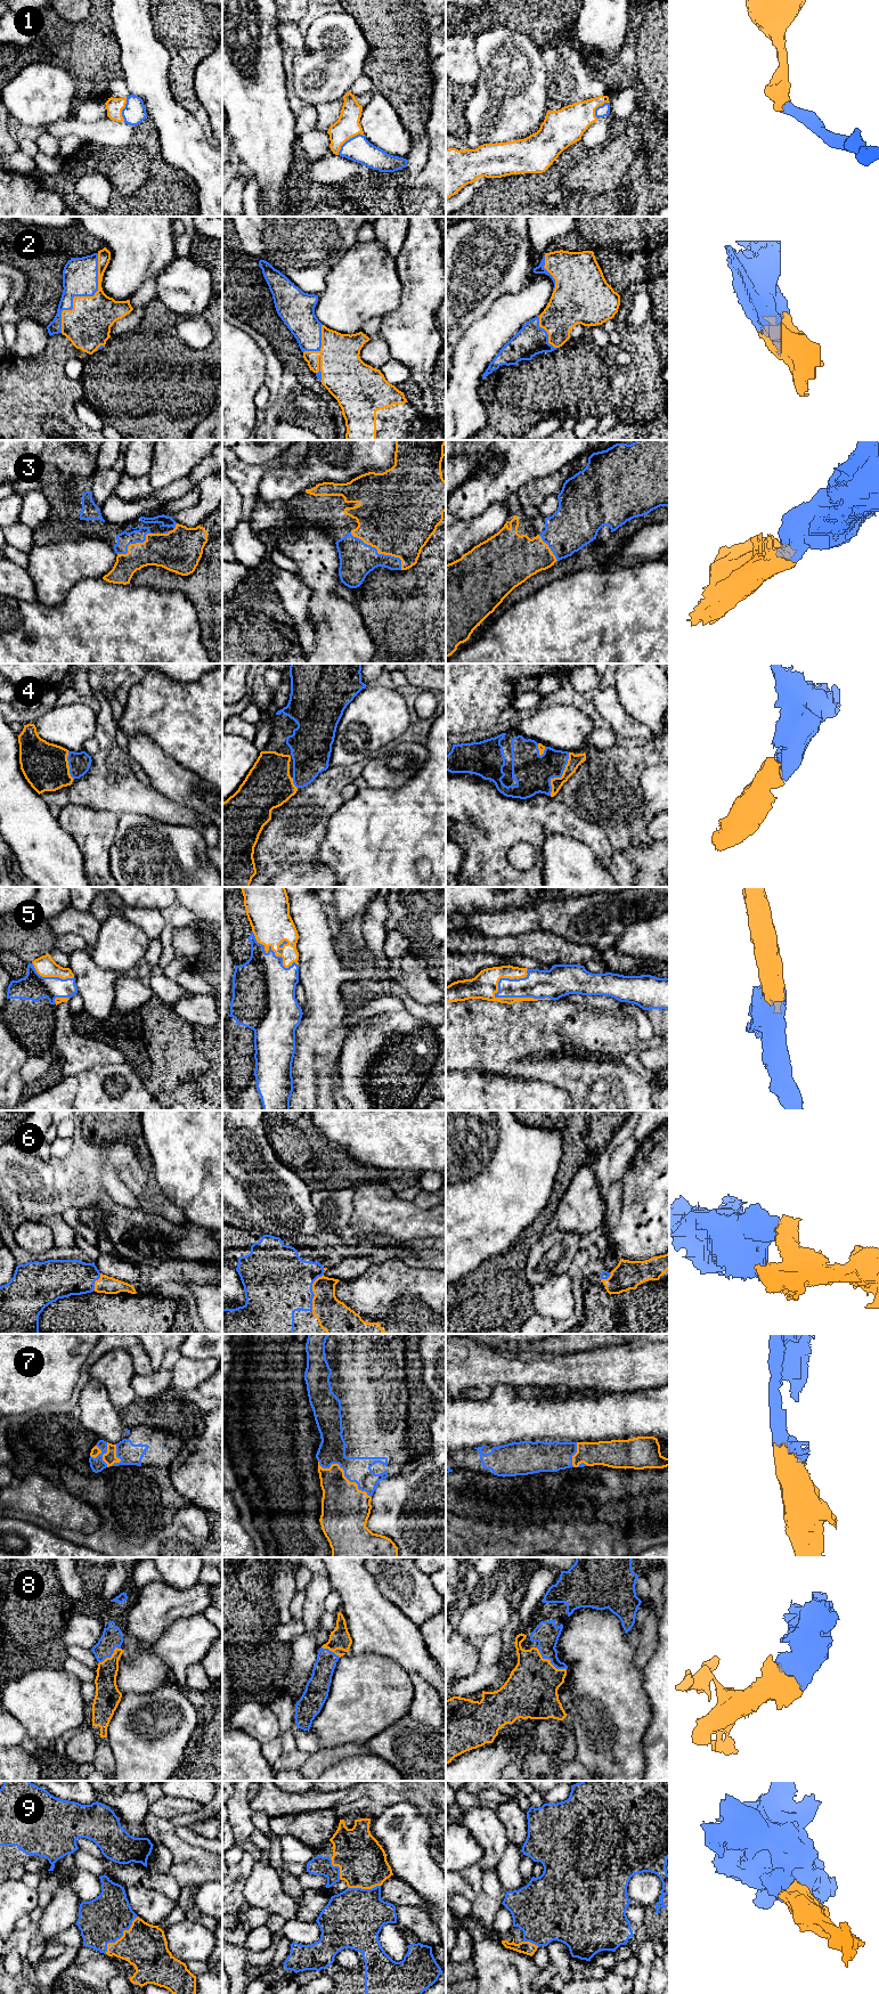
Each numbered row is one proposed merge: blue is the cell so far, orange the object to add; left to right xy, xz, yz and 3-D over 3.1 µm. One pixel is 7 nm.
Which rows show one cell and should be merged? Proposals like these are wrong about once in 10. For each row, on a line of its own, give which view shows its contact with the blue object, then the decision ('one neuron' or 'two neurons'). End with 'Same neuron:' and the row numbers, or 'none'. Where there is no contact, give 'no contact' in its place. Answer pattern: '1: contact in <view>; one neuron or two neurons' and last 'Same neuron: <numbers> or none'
1: contact in xz; one neuron
2: contact in xy; one neuron
3: contact in xz; one neuron
4: contact in yz; one neuron
5: contact in yz; one neuron
6: contact in xz; one neuron
7: contact in xz; one neuron
8: contact in yz; one neuron
9: contact in xy; one neuron
Same neuron: 1, 2, 3, 4, 5, 6, 7, 8, 9

